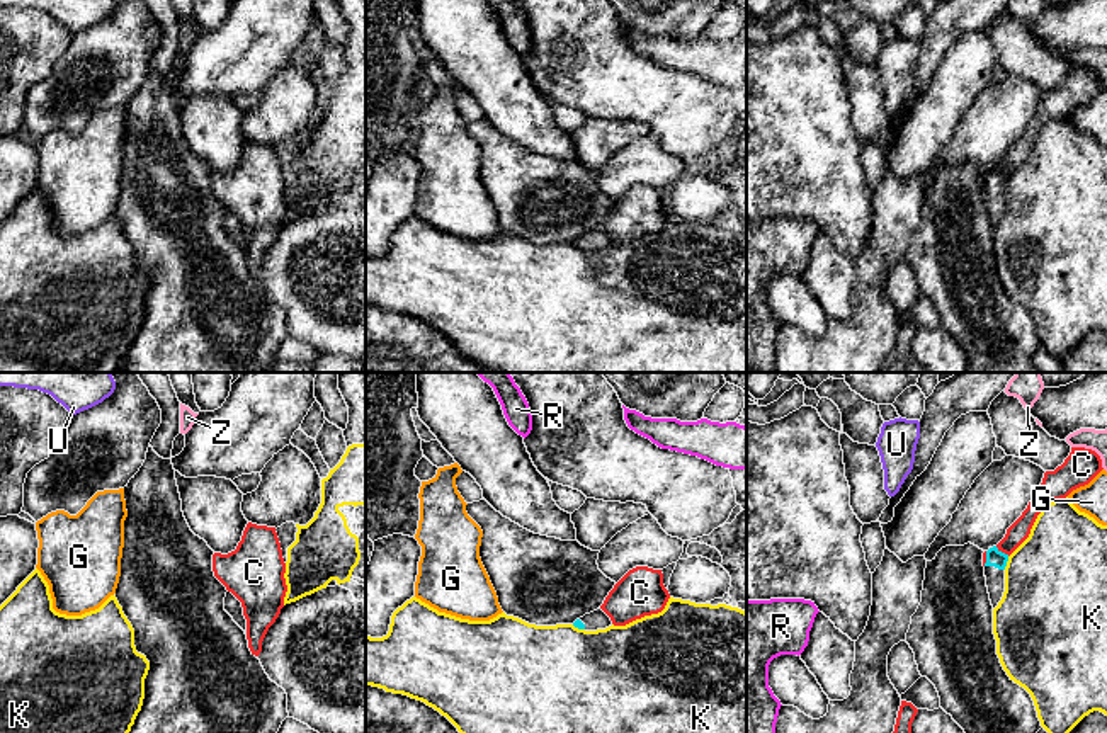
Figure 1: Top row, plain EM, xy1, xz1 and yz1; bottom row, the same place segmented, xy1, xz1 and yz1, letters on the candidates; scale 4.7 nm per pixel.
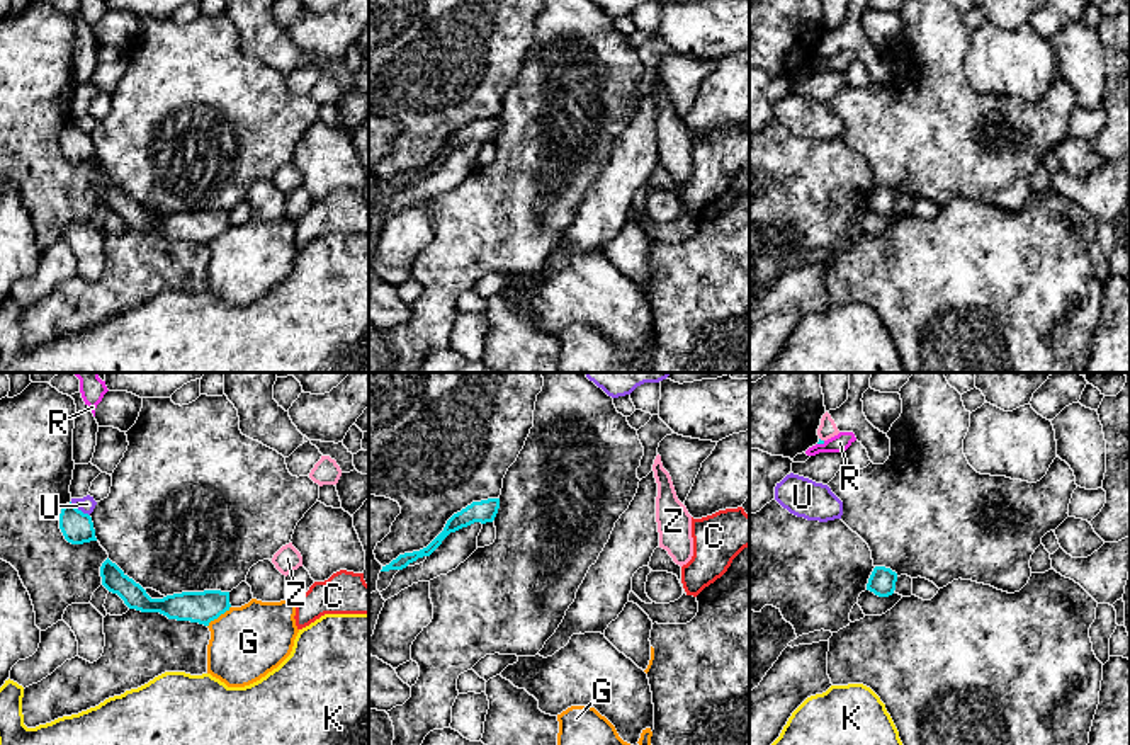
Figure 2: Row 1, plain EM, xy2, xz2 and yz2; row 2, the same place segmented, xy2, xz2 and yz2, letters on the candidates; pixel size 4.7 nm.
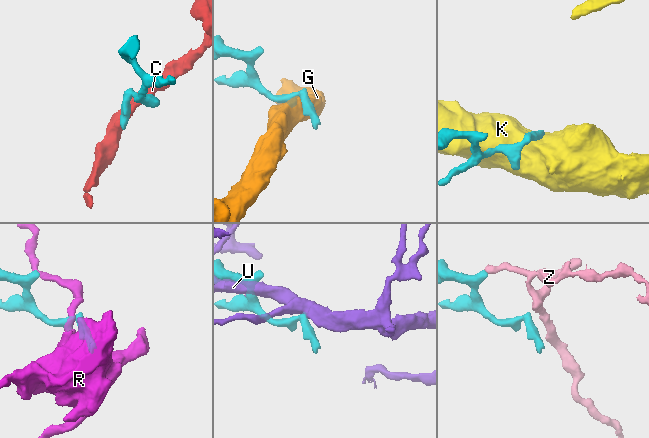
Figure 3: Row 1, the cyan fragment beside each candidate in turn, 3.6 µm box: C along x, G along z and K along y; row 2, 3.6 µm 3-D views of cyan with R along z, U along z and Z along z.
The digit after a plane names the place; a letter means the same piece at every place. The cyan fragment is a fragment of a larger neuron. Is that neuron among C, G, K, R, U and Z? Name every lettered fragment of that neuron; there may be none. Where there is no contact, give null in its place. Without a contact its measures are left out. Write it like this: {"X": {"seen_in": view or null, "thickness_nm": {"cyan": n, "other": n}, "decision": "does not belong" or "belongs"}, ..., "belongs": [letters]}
{"C": {"seen_in": "yz1", "thickness_nm": {"cyan": 80, "other": 100}, "decision": "does not belong"}, "G": {"seen_in": "xy2", "thickness_nm": {"cyan": 150, "other": 340}, "decision": "does not belong"}, "K": {"seen_in": "yz1", "thickness_nm": {"cyan": 80, "other": 480}, "decision": "does not belong"}, "R": {"seen_in": "yz2", "thickness_nm": {"cyan": 20, "other": 90}, "decision": "does not belong"}, "U": {"seen_in": "xy2", "thickness_nm": {"cyan": 150, "other": 80}, "decision": "does not belong"}, "Z": {"seen_in": "yz2", "thickness_nm": {"cyan": 20, "other": 90}, "decision": "does not belong"}, "belongs": []}

